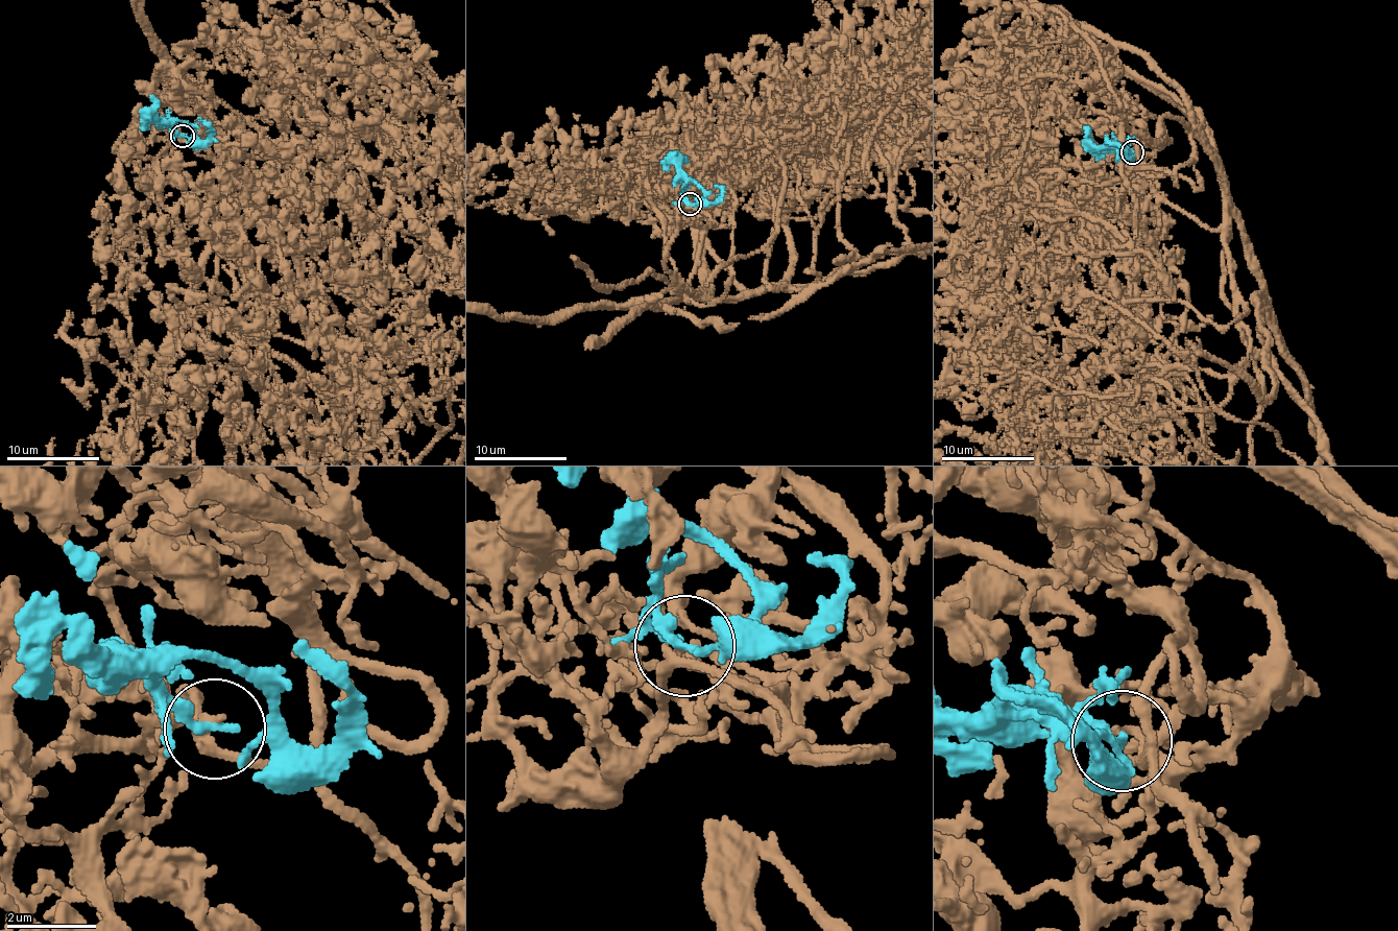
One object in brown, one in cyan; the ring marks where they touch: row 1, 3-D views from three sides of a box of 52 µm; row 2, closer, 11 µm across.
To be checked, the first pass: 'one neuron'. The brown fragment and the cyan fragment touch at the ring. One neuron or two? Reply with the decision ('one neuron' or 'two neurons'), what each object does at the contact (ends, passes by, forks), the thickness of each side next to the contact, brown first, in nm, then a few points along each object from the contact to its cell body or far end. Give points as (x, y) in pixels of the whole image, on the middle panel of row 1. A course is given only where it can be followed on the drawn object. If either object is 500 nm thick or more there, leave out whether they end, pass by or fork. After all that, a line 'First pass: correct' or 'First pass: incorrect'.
one neuron | brown forks | cyan forks | 150/130 nm | cyan via (689, 205), (683, 194), (681, 164), (682, 158), (685, 160), (682, 157)
First pass: correct

